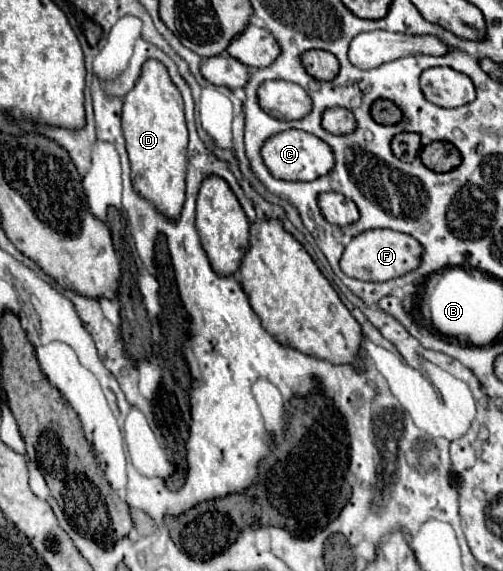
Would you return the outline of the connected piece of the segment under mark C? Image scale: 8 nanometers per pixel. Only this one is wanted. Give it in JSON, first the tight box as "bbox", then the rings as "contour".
{"bbox":[262,129,336,181],"contour":[[[288,129],[284,133],[270,137],[262,147],[262,159],[276,179],[286,179],[286,181],[314,181],[316,177],[332,171],[332,167],[336,165],[336,159],[328,143],[318,139],[316,135],[298,129]]]}

